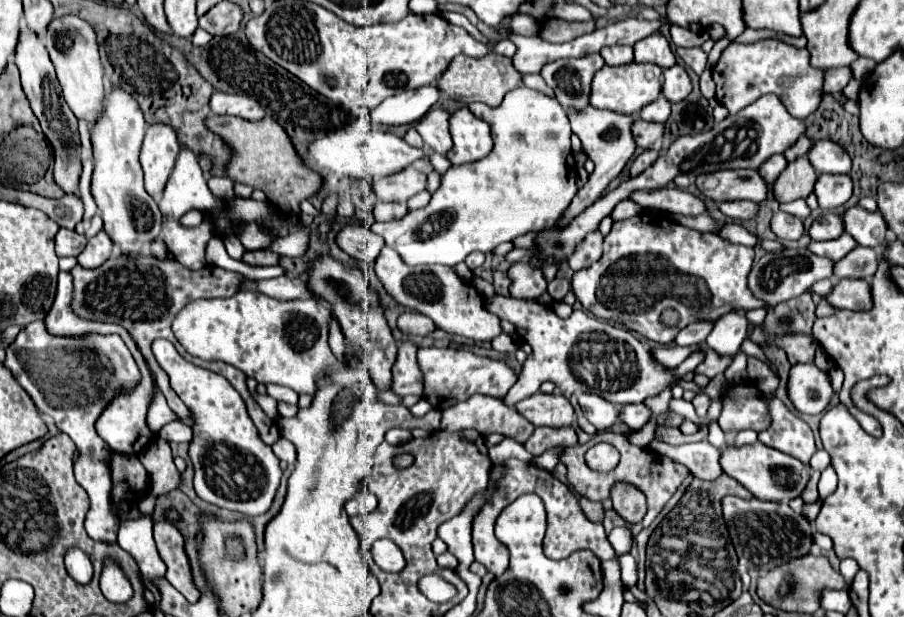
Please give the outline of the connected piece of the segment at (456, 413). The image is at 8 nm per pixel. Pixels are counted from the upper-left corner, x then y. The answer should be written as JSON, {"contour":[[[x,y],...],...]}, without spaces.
{"contour":[[[476,395],[476,397],[470,397],[462,403],[456,403],[448,409],[442,411],[442,429],[444,431],[464,431],[464,429],[476,429],[480,431],[482,435],[490,435],[490,433],[500,433],[508,439],[514,439],[518,443],[524,443],[534,427],[530,425],[530,421],[526,421],[520,413],[516,413],[514,407],[506,407],[502,403],[502,399],[494,399],[494,397],[486,397],[486,395]]]}

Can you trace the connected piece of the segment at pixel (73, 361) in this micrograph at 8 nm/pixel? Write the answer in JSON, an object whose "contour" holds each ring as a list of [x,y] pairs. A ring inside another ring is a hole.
{"contour":[[[34,321],[20,331],[20,343],[16,337],[16,341],[12,343],[12,351],[10,347],[6,347],[4,365],[12,371],[20,387],[26,389],[38,411],[52,415],[56,427],[66,435],[70,435],[70,439],[76,443],[80,459],[74,465],[74,475],[90,497],[90,511],[86,515],[86,533],[94,541],[114,543],[120,519],[110,509],[112,477],[110,469],[102,463],[102,459],[106,457],[106,453],[110,453],[110,449],[94,433],[94,421],[98,419],[98,413],[102,413],[102,409],[106,407],[106,401],[114,397],[112,395],[114,391],[132,387],[140,379],[140,371],[128,347],[118,335],[108,337],[90,335],[80,339],[50,337],[42,321]]]}

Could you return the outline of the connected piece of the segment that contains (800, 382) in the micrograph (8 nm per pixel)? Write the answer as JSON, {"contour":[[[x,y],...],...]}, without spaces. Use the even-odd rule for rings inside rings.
{"contour":[[[794,365],[788,377],[788,399],[806,415],[818,415],[832,397],[832,385],[816,365]]]}

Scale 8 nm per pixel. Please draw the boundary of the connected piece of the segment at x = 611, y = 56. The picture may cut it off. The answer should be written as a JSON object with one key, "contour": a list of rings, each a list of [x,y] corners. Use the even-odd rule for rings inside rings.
{"contour":[[[624,45],[604,47],[604,49],[600,51],[600,55],[604,57],[606,65],[626,65],[626,63],[634,61],[634,51],[632,51],[632,47],[624,47]]]}

